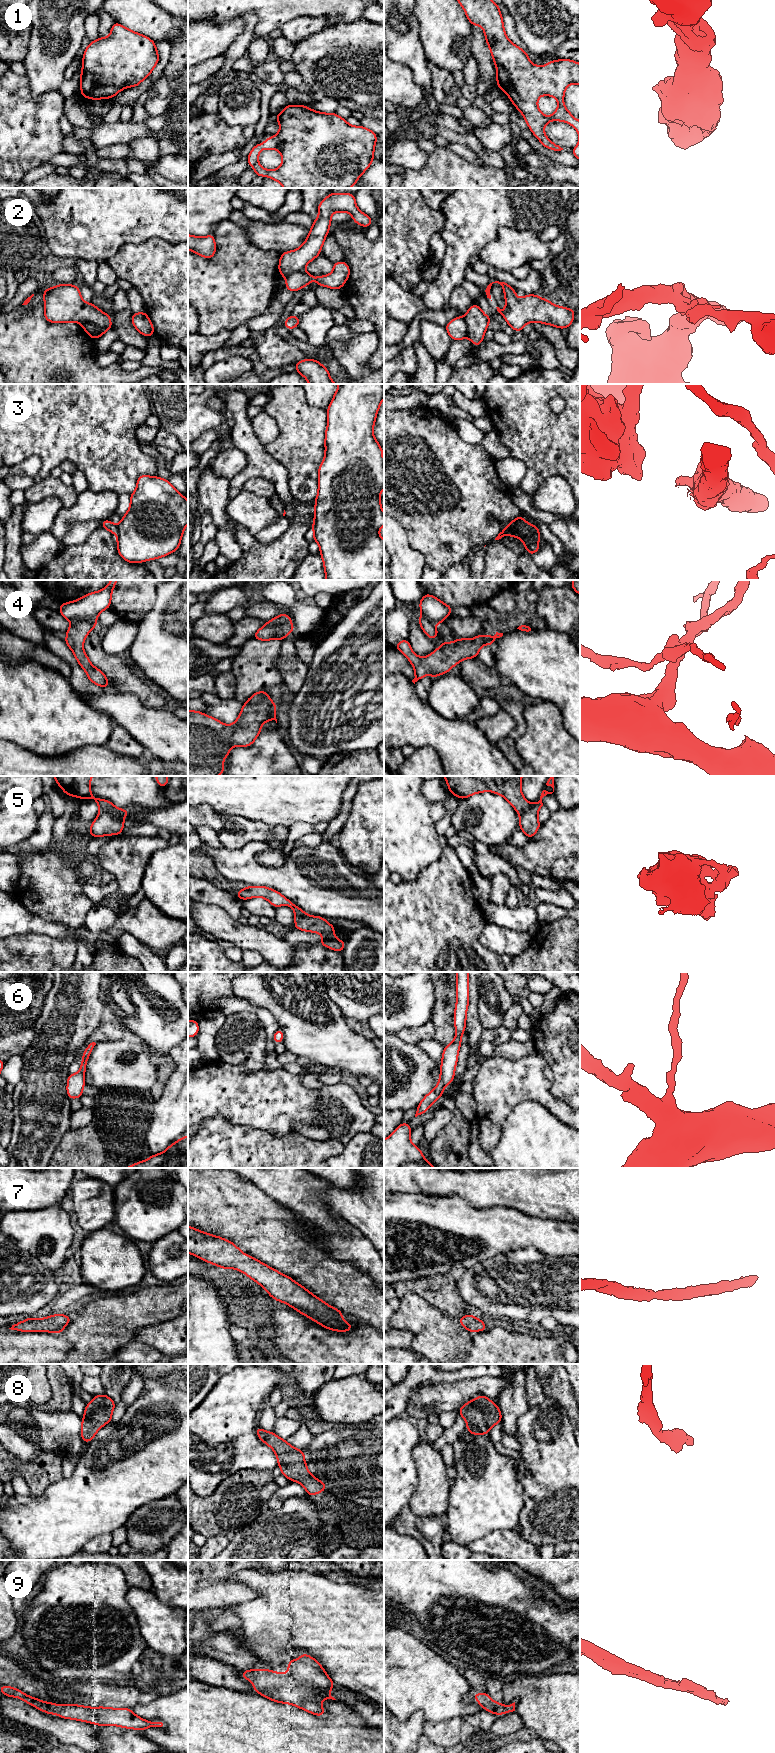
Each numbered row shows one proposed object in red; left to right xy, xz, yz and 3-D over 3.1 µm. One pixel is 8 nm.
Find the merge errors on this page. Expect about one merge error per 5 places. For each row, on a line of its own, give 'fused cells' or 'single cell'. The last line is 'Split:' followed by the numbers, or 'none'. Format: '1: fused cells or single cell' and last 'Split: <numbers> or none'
1: single cell
2: fused cells
3: fused cells
4: fused cells
5: single cell
6: single cell
7: single cell
8: single cell
9: single cell
Split: 2, 3, 4

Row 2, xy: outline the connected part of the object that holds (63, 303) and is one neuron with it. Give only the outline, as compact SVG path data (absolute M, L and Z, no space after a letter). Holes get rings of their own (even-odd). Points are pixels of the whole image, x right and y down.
M58 284L43 291L44 317L50 323L92 322L98 326L98 338L112 329L111 315L103 313L92 302L82 300L79 286Z

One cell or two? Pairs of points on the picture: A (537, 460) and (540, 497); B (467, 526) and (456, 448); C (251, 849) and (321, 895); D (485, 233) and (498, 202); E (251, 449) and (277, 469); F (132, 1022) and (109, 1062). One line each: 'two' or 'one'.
A: two
B: one
C: one
D: one
E: one
F: two

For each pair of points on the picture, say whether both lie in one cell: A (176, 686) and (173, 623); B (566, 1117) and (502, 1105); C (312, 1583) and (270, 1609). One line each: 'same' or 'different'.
A: same
B: same
C: same

